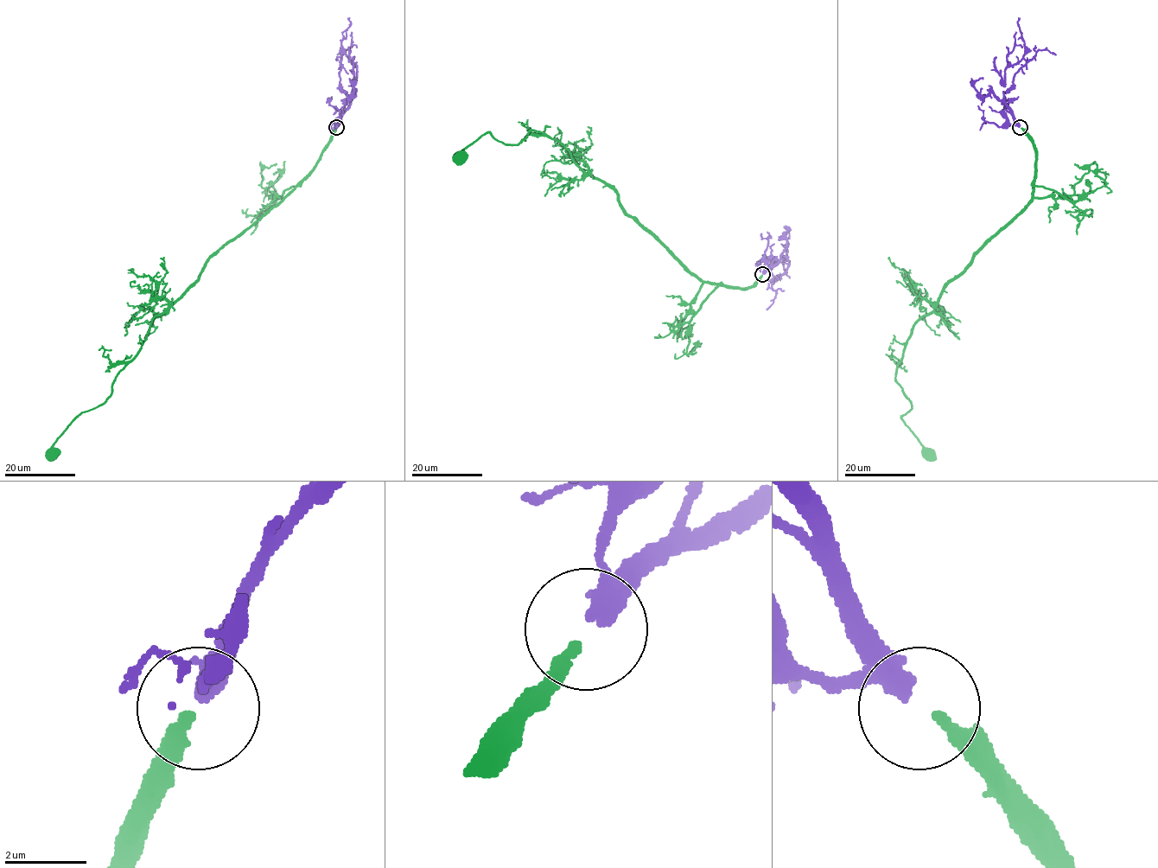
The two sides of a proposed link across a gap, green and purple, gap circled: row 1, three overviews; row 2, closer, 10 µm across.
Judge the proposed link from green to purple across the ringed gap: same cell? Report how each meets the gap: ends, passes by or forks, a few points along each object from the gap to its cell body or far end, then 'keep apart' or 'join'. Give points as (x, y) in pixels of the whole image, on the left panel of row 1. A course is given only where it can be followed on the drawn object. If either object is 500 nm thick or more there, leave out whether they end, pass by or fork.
green ends there; purple ends there; green runs (336, 127), (307, 175), (209, 258), (200, 277), (153, 317), (111, 394), (79, 414), (50, 452); purple runs (337, 126), (349, 105), (357, 76), (357, 68), (340, 41), (351, 23), (347, 18); join

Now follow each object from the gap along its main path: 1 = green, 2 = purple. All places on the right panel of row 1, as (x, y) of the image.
1: (1021, 127), (1035, 155), (1033, 197), (914, 325), (897, 366), (895, 379), (912, 407), (901, 419), (928, 452)
2: (1019, 126), (1013, 111), (1004, 101), (1004, 70), (1021, 60), (1025, 50), (1017, 23), (1020, 18)

